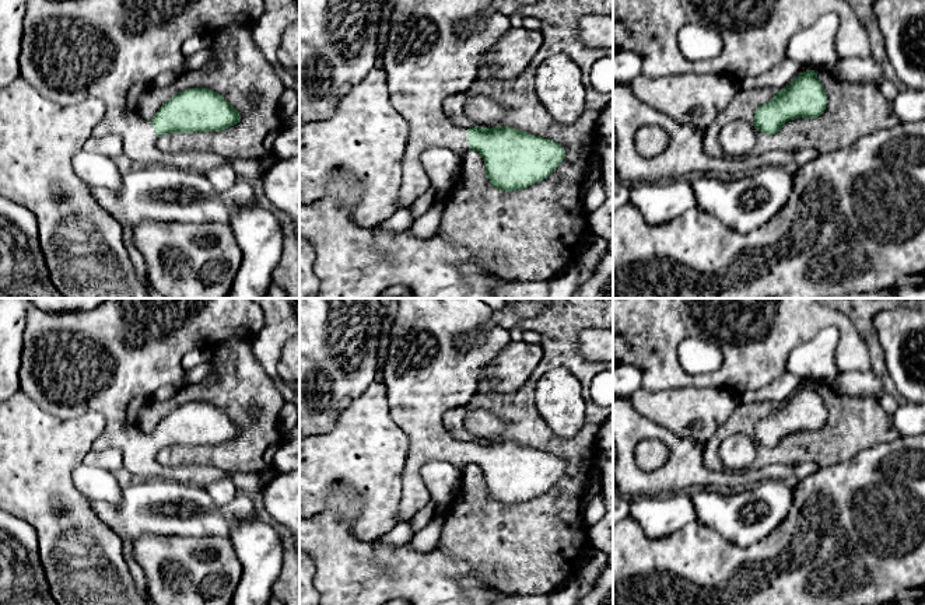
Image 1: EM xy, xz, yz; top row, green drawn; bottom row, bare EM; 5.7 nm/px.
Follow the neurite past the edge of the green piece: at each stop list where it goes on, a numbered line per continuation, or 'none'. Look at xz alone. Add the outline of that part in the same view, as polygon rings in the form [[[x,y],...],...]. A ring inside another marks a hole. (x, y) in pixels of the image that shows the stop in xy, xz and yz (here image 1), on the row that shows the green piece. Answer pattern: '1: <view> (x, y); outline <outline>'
1: xz (426, 60); outline [[[389,0],[390,7],[385,13],[389,25],[386,48],[383,50],[383,71],[389,88],[389,101],[410,126],[410,139],[403,161],[403,178],[397,192],[396,206],[411,206],[428,188],[430,178],[423,167],[421,154],[425,148],[437,146],[455,151],[460,160],[469,150],[467,129],[453,126],[444,112],[444,101],[460,91],[466,91],[488,60],[490,46],[509,28],[509,18],[501,13],[491,13],[480,29],[473,29],[466,38],[455,32],[459,21],[481,15],[491,8],[493,0]]]

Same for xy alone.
1: xy (72, 49); outline [[[27,0],[20,77],[57,105],[101,99],[106,112],[92,137],[118,134],[123,153],[137,167],[175,167],[207,175],[217,167],[230,165],[238,179],[253,179],[263,175],[260,160],[161,151],[155,127],[139,116],[137,105],[158,74],[183,71],[185,39],[192,35],[211,36],[231,24],[252,27],[262,13],[263,0]]]

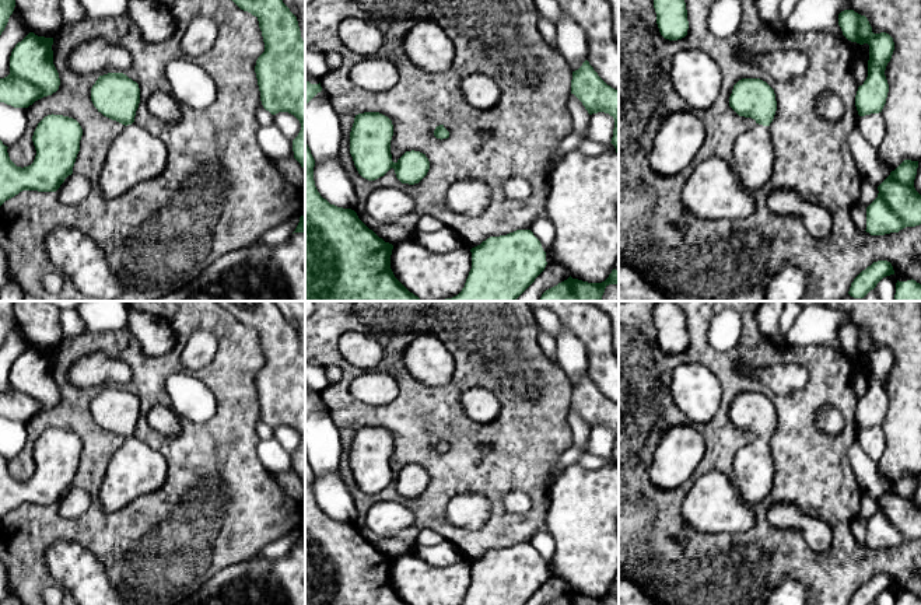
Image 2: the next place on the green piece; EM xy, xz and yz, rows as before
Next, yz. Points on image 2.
1: yz (753, 154); outline [[[756,126],[733,141],[733,169],[742,186],[756,193],[770,178],[774,168],[774,148],[768,126]]]

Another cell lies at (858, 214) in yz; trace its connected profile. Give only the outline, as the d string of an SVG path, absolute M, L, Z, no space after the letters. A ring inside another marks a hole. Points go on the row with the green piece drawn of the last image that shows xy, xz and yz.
M861 203L854 204L851 217L859 230L866 230L866 206Z

